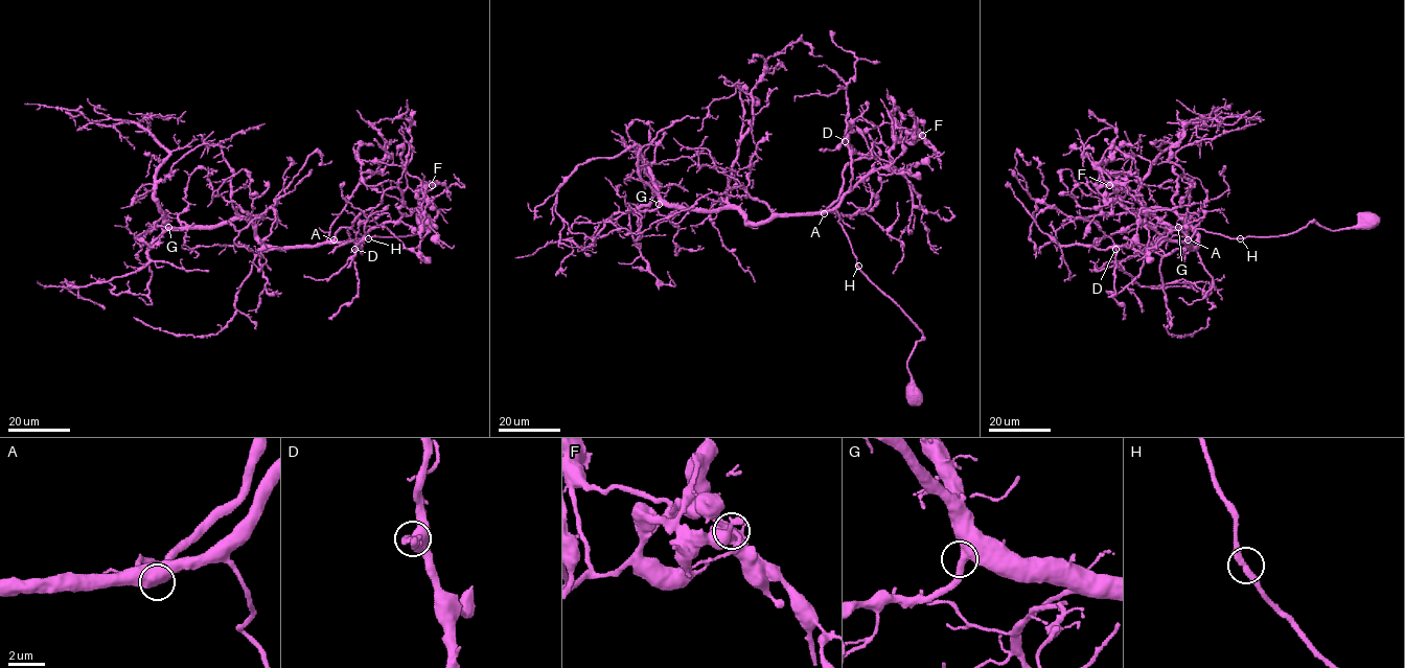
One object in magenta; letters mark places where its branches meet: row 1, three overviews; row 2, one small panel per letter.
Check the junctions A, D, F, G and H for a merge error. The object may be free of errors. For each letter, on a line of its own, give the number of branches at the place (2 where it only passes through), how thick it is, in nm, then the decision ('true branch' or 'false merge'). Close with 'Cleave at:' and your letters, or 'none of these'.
A: 2 branches meet; 600 nm thick; true branch
D: 2 branches meet; 480 nm thick; true branch
F: 2 branches meet; 550 nm thick; true branch
G: 2 branches meet; 420 nm thick; true branch
H: 2 branches meet; 320 nm thick; true branch
Cleave at: none of these

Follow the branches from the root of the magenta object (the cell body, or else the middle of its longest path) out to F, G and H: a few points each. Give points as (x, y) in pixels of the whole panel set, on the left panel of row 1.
F: (419, 217), (418, 230), (432, 221), (420, 233), (349, 229), (346, 240), (397, 222), (404, 191), (431, 185)
G: (419, 217), (418, 230), (432, 225), (415, 234), (349, 229), (344, 242), (283, 248), (246, 219), (168, 227)
H: (419, 217), (418, 230), (432, 221), (430, 227), (420, 233), (368, 238)

